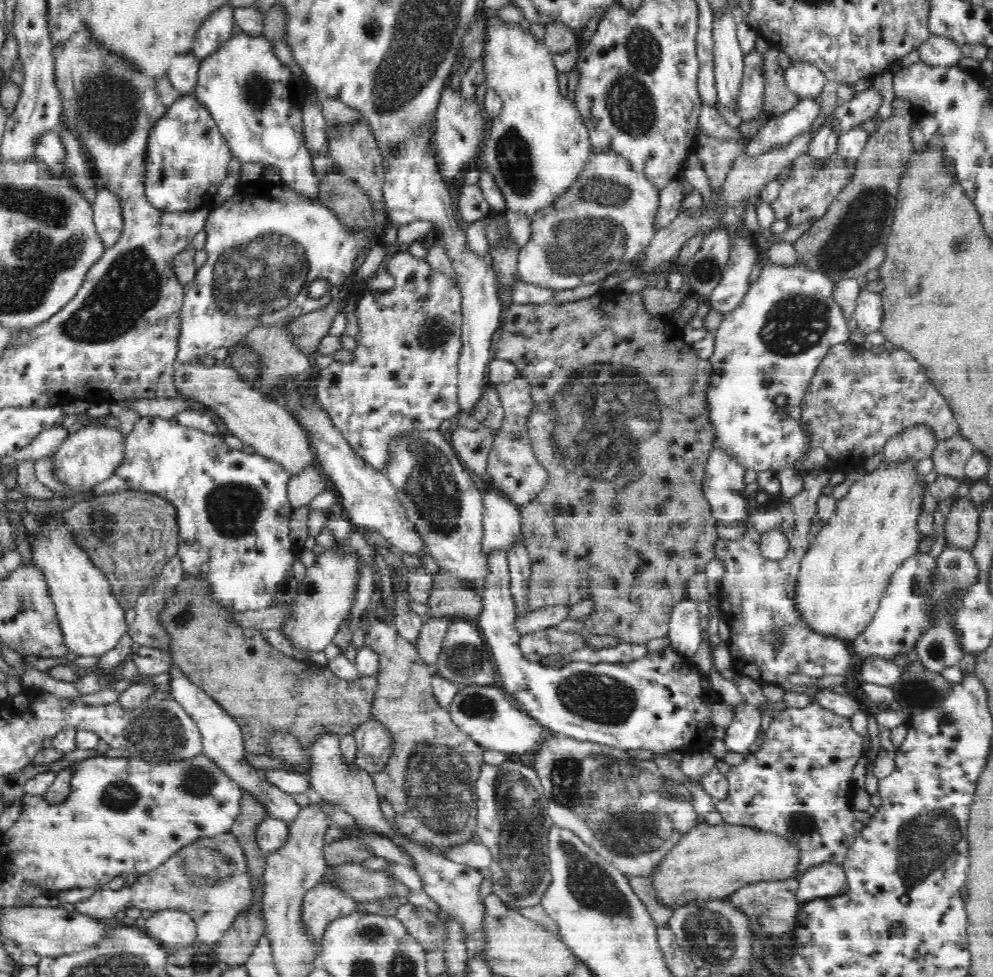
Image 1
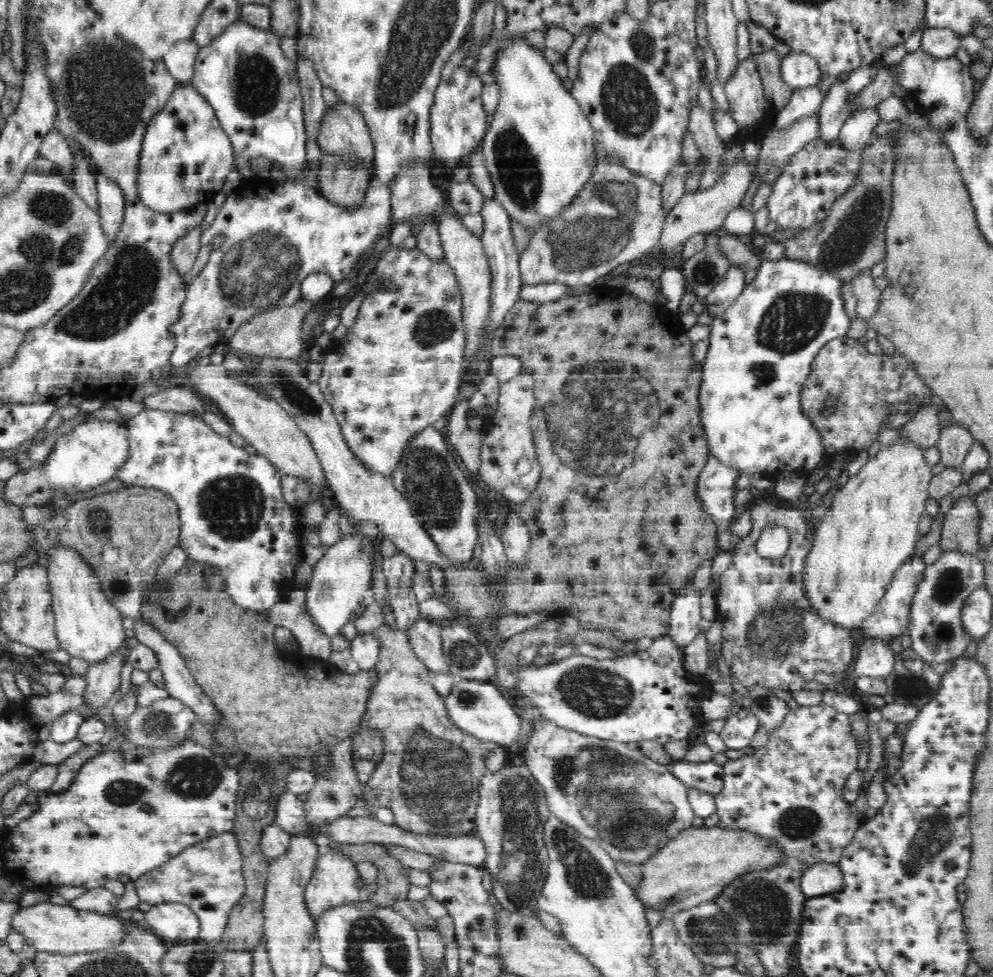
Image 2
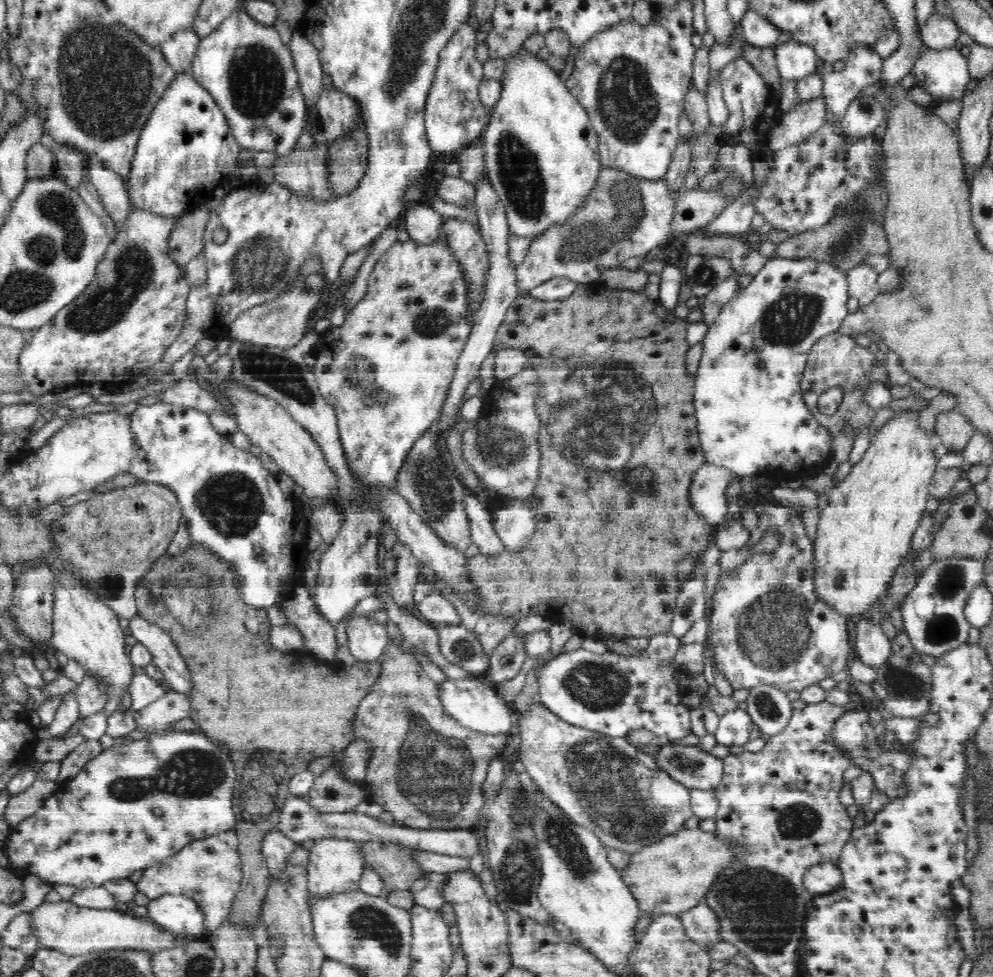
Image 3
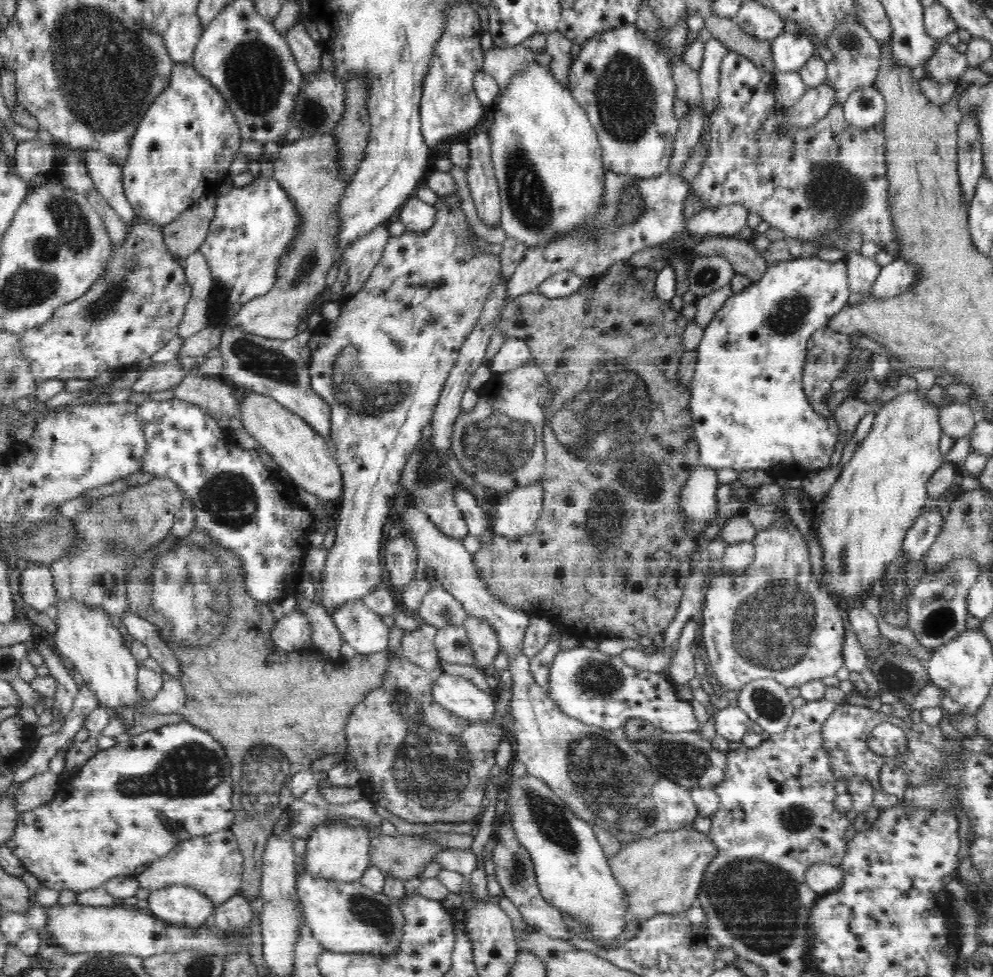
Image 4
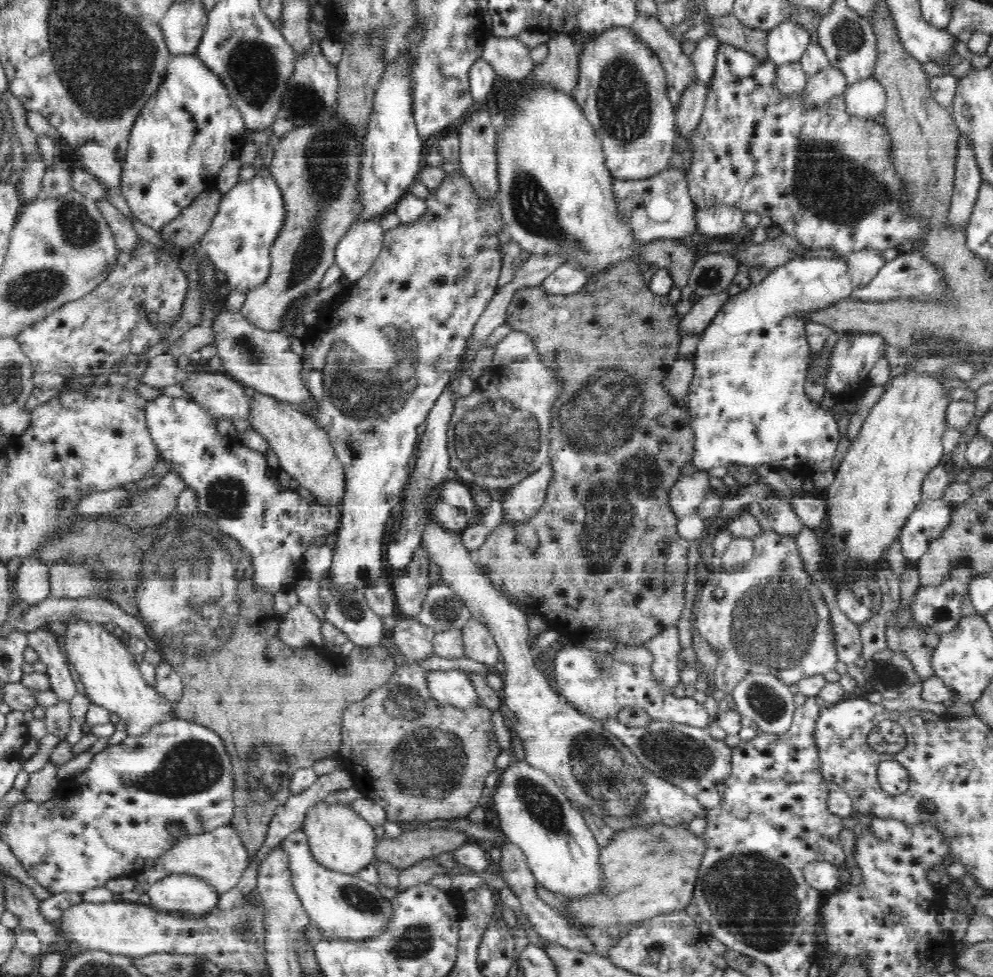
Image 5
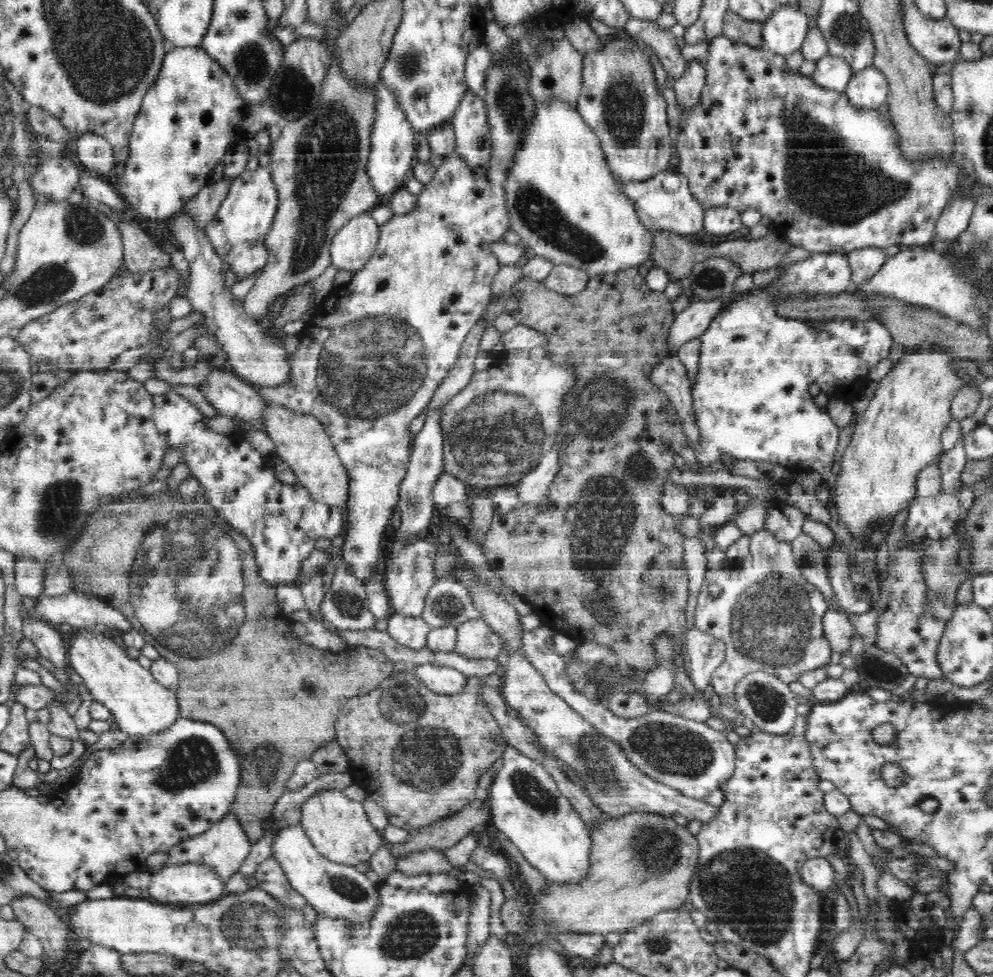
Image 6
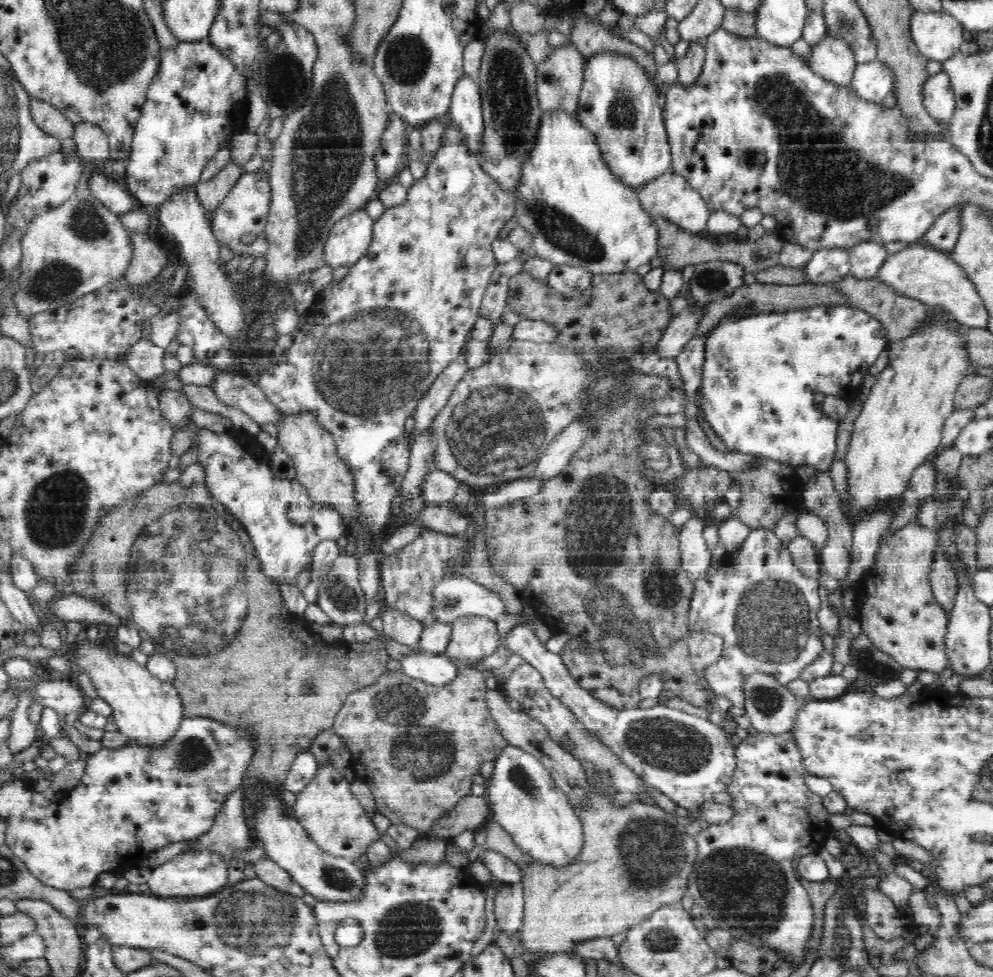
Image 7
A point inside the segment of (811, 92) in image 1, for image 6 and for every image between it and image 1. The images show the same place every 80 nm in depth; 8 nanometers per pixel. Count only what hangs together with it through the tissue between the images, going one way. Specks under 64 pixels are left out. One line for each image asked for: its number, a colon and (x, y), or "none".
2: (800, 70)
3: (795, 62)
4: (790, 51)
5: (788, 42)
6: (786, 29)

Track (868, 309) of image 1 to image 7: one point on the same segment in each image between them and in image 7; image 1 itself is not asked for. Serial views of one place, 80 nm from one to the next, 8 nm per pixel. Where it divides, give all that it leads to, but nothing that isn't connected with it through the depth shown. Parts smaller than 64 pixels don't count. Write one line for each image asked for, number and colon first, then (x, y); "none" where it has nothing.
2: (867, 295)
3: (861, 279)
4: (862, 271)
5: (863, 265)
6: (864, 262)
7: (866, 258)

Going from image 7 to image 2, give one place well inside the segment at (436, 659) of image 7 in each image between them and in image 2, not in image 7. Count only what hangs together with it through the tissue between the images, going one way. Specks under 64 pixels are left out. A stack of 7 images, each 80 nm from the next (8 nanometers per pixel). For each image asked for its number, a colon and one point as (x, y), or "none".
2: (477, 707)
3: (476, 707)
4: (456, 694)
5: (454, 688)
6: (443, 680)

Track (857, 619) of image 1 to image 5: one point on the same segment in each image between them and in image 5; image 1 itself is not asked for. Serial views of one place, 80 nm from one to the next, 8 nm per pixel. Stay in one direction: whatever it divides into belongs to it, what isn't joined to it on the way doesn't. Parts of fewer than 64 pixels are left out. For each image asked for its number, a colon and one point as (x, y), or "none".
2: (871, 528)
3: (866, 529)
4: (865, 515)
5: (878, 484)

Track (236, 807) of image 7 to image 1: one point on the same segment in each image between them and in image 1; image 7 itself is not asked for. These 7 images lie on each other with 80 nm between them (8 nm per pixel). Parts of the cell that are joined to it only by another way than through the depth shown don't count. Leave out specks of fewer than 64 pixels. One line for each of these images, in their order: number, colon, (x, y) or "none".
1: (209, 879)
2: (207, 877)
3: (209, 872)
4: (213, 865)
5: (218, 858)
6: (223, 848)

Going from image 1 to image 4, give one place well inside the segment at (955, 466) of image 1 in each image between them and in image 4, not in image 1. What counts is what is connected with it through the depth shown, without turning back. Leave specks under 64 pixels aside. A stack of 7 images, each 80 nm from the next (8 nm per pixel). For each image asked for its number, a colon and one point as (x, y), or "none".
2: (954, 442)
3: (954, 430)
4: (957, 420)

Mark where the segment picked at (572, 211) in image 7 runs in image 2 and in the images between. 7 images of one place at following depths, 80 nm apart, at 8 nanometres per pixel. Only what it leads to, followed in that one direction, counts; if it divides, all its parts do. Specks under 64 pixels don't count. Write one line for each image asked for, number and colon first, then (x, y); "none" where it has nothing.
2: (539, 150)
3: (542, 157)
4: (547, 160)
5: (555, 196)
6: (563, 201)

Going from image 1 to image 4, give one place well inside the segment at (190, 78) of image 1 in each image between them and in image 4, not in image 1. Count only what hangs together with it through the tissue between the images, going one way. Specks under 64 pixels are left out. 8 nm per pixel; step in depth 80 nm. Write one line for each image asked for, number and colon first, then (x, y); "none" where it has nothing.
2: (179, 60)
3: (180, 50)
4: (180, 39)

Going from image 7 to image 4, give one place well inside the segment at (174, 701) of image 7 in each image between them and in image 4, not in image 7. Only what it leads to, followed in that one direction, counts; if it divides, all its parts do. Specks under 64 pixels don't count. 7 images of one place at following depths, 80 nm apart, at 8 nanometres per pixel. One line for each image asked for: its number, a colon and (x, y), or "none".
4: (85, 635)
5: (111, 677)
6: (141, 706)

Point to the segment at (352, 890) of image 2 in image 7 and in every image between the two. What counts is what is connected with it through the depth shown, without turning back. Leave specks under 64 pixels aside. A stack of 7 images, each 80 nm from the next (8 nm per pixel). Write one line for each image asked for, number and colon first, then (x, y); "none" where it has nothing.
3: (336, 865)
4: (338, 852)
5: (341, 841)
6: (338, 827)
7: (333, 818)

